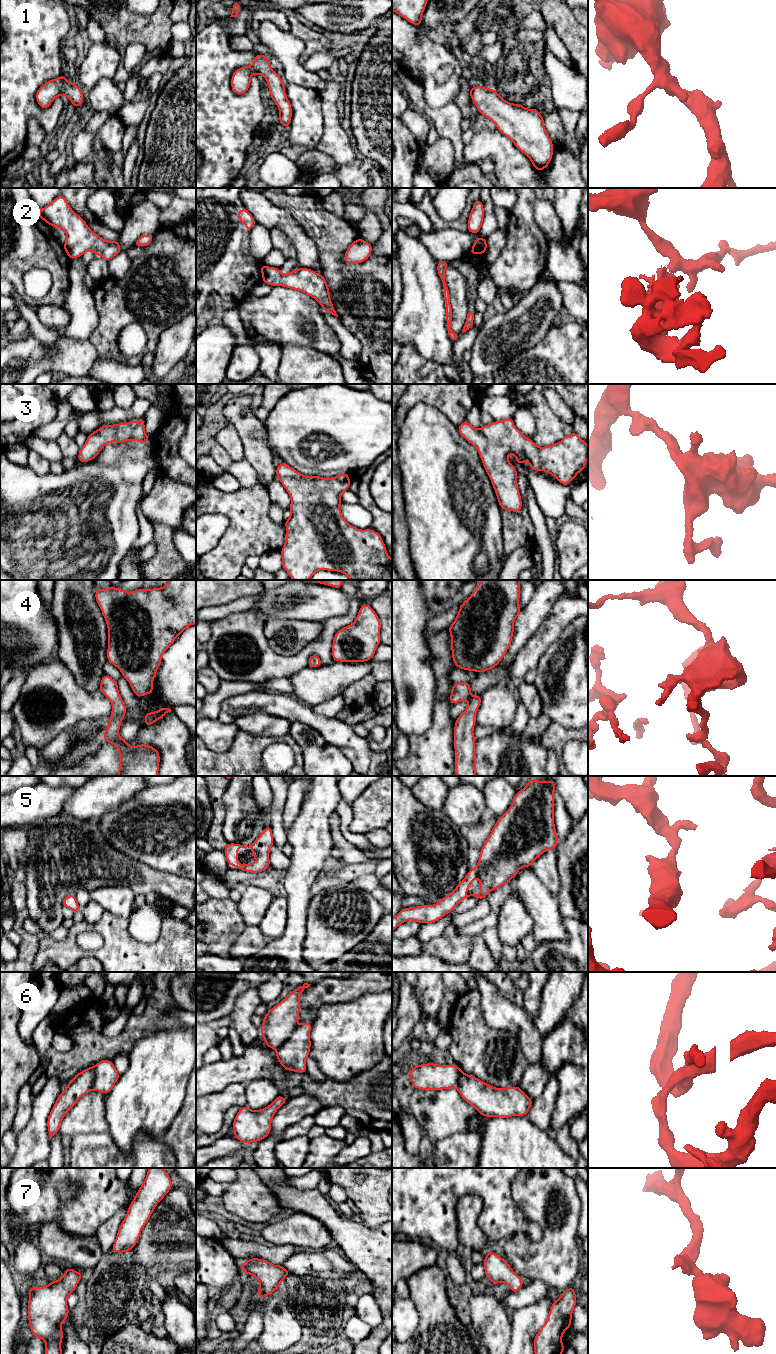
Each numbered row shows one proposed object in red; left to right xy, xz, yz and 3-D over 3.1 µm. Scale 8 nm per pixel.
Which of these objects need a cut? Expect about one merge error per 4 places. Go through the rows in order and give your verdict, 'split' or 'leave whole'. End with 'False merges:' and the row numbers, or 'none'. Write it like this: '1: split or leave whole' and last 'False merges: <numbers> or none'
1: leave whole
2: split
3: leave whole
4: leave whole
5: leave whole
6: leave whole
7: leave whole
False merges: 2

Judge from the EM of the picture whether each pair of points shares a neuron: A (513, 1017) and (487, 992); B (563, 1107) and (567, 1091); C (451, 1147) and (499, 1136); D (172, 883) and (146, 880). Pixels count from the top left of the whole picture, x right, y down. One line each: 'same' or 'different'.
A: same
B: same
C: different
D: same

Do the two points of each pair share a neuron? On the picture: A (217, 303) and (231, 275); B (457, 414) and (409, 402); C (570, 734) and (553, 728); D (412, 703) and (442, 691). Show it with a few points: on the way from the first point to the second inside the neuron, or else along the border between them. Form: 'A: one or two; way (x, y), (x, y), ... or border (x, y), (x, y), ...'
A: two; border (206, 295), (217, 292), (224, 299), (238, 303)
B: one; way (445, 402), (440, 397), (421, 397)
C: one; way (566, 734), (559, 734), (557, 732)
D: two; border (434, 671), (435, 704), (431, 717)

